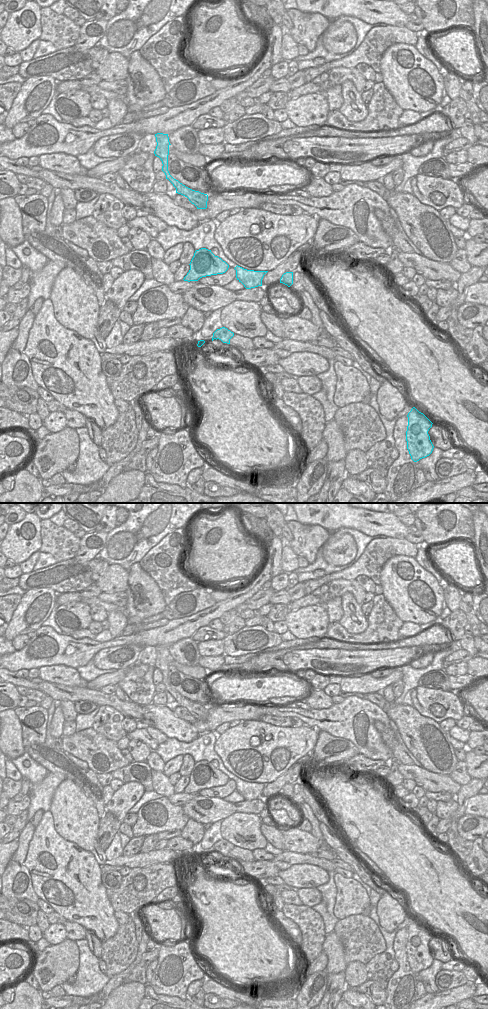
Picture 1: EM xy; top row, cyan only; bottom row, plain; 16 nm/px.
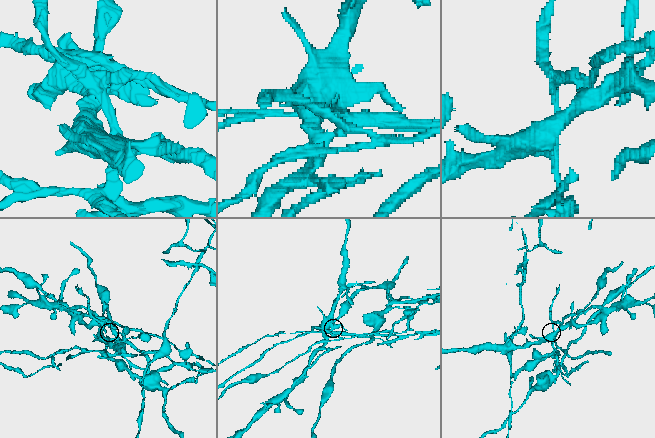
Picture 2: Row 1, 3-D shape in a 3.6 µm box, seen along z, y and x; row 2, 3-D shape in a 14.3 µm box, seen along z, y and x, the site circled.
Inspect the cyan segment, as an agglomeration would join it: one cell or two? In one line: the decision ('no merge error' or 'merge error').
merge error

